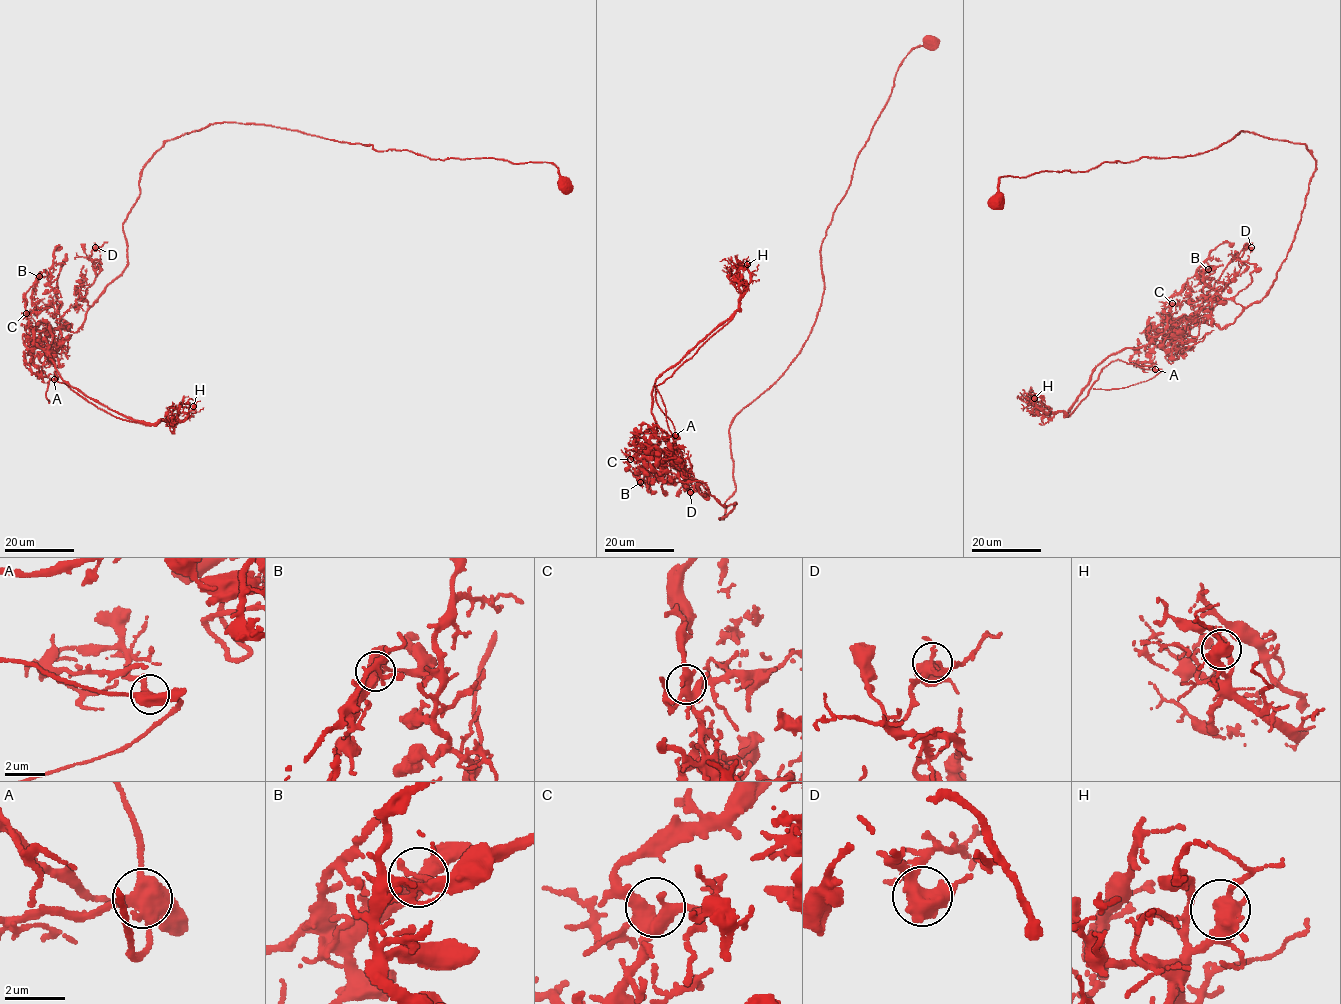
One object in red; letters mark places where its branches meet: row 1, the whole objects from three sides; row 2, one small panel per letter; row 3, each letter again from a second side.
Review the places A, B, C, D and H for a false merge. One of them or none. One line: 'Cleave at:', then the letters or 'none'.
Cleave at: A

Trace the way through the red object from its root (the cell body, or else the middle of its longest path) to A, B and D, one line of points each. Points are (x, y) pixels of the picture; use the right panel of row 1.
A: (997, 201), (1002, 176), (1243, 131), (1305, 144), (1315, 170), (1269, 291), (1221, 329), (1189, 322), (1155, 369)
B: (997, 201), (1004, 176), (1199, 155), (1245, 131), (1304, 143), (1315, 170), (1267, 294), (1219, 328), (1208, 269)
D: (997, 201), (1004, 176), (1199, 155), (1245, 131), (1304, 143), (1315, 170), (1294, 239), (1243, 308), (1251, 247)

